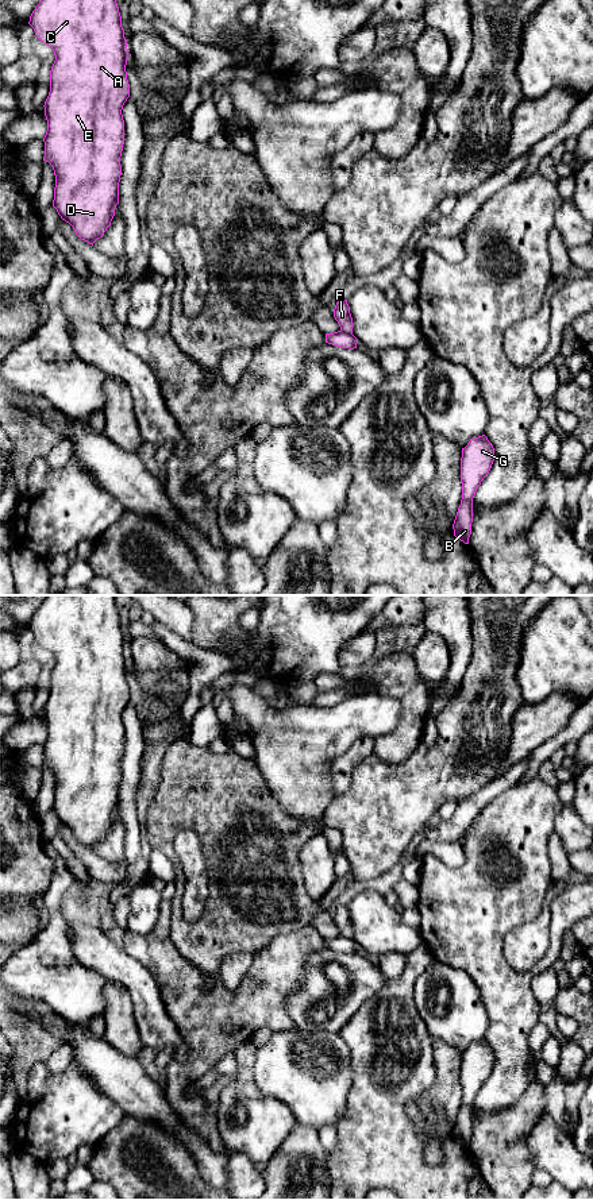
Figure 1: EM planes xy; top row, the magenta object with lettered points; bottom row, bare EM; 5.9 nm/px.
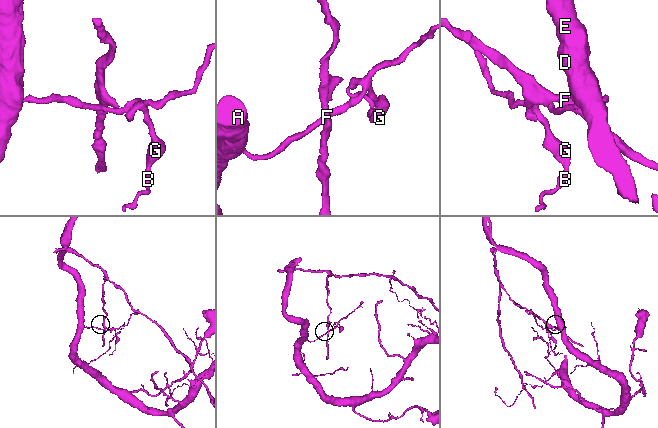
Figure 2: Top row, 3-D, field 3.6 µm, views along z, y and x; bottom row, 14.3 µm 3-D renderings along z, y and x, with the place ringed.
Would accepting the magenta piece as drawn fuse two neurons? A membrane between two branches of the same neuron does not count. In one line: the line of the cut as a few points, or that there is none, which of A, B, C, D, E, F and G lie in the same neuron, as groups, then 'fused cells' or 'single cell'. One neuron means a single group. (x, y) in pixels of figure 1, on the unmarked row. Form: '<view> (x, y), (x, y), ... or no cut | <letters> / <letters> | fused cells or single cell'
xy (341, 934), (351, 938) | A B C D E G / F | fused cells

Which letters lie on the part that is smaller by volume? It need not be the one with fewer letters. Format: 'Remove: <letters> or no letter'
Remove: F

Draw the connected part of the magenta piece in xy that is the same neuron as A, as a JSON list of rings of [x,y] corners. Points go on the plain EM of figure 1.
[[[47,595],[28,626],[36,643],[50,651],[55,660],[50,675],[50,697],[43,710],[47,725],[43,765],[53,771],[55,780],[53,811],[73,831],[76,840],[92,850],[111,830],[119,809],[120,761],[124,749],[122,714],[130,702],[126,676],[128,653],[115,597]]]

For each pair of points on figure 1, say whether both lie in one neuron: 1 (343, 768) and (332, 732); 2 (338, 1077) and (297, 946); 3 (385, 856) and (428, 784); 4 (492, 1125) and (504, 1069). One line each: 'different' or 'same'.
1: different
2: different
3: same
4: different

